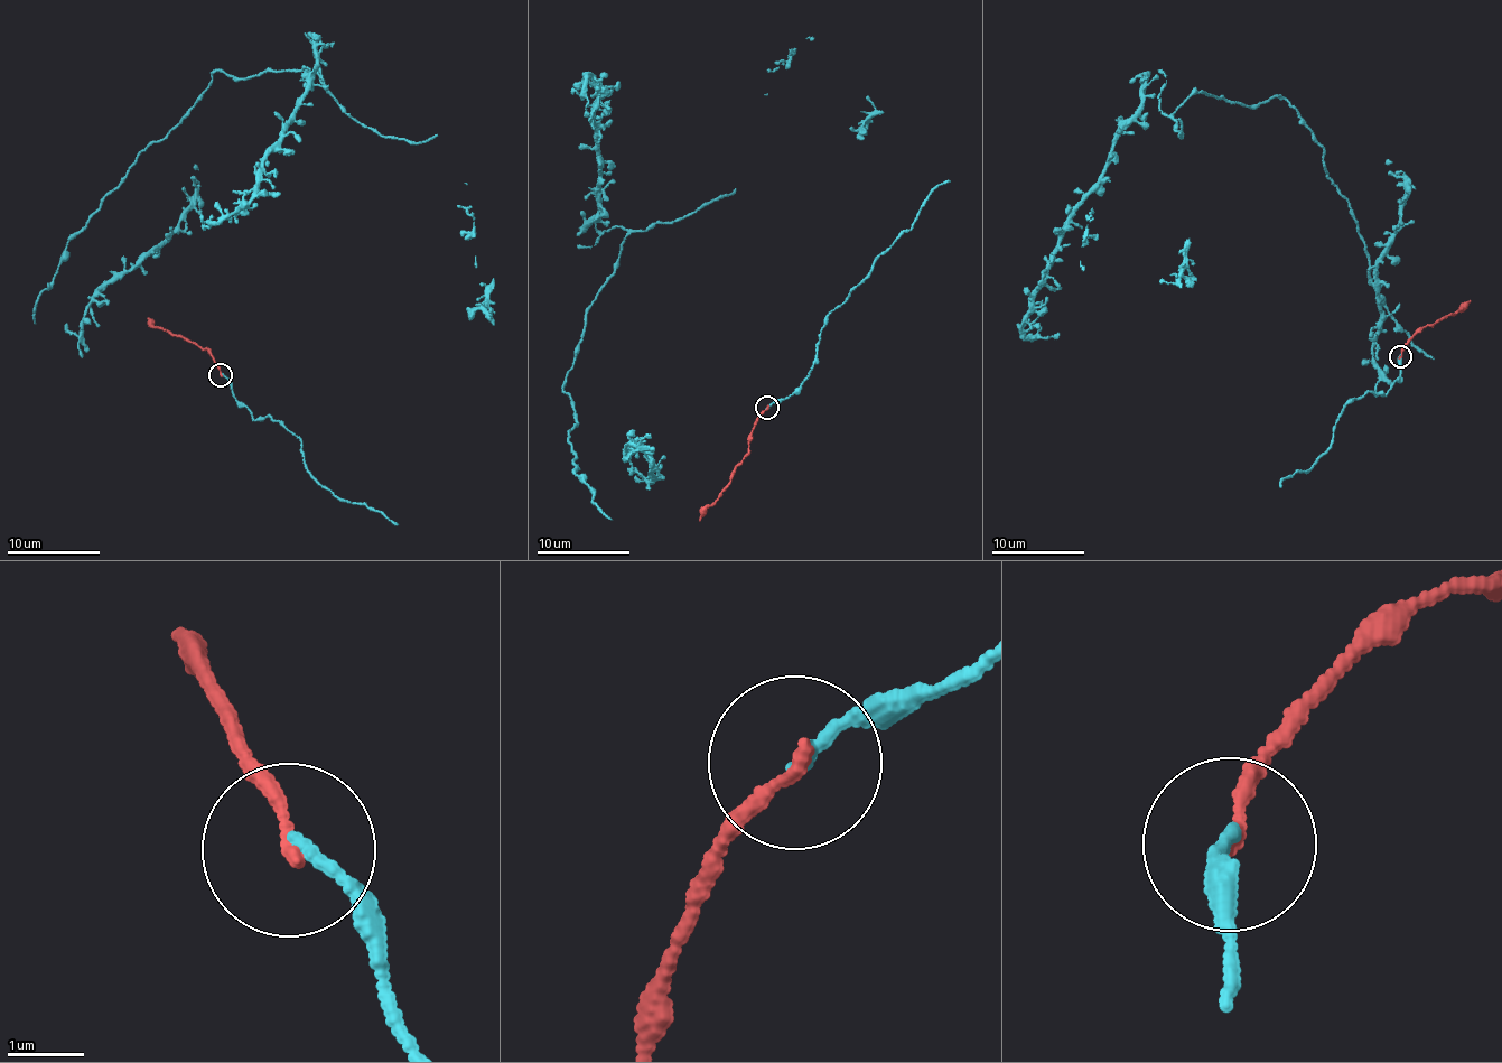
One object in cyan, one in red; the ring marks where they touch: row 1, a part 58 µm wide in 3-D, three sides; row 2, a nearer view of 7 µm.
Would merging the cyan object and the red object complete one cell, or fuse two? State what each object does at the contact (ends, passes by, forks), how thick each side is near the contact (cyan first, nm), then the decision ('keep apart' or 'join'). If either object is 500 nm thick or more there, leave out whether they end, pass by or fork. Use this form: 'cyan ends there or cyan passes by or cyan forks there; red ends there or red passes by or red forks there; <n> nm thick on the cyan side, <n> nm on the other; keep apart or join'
cyan ends there; red ends there; 150 nm thick on the cyan side, 150 nm on the other; join

